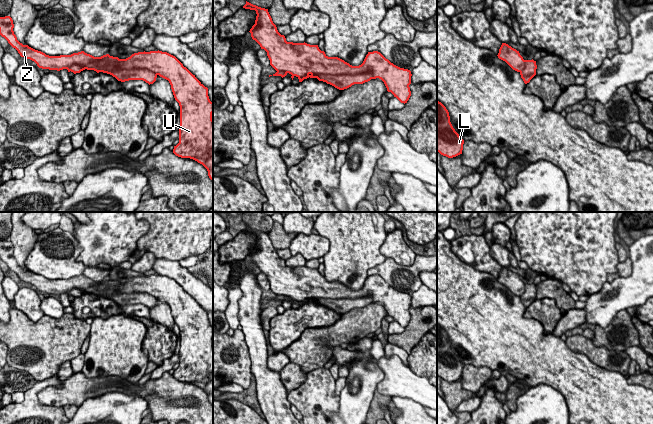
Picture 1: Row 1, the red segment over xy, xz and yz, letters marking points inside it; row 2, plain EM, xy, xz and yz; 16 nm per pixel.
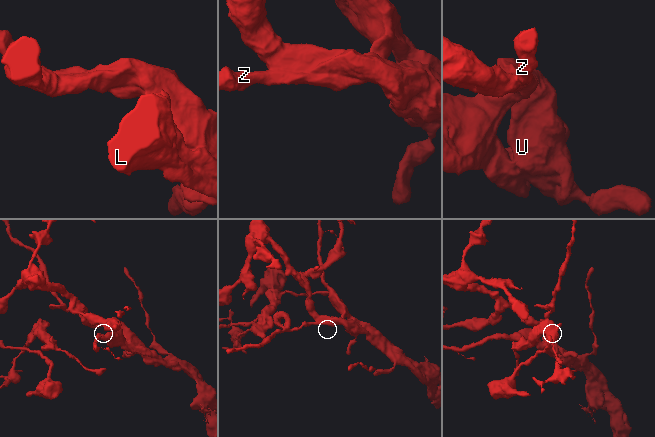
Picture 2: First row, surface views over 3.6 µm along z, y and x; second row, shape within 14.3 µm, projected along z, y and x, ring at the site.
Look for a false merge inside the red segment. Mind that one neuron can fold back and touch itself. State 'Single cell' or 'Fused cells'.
Fused cells

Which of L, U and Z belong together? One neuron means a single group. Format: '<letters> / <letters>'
L Z / U

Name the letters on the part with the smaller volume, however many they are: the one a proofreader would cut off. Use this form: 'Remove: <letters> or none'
Remove: L, Z

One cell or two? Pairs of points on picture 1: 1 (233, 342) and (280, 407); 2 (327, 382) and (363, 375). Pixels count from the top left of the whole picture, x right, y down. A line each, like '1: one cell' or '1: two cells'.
1: two cells
2: two cells

